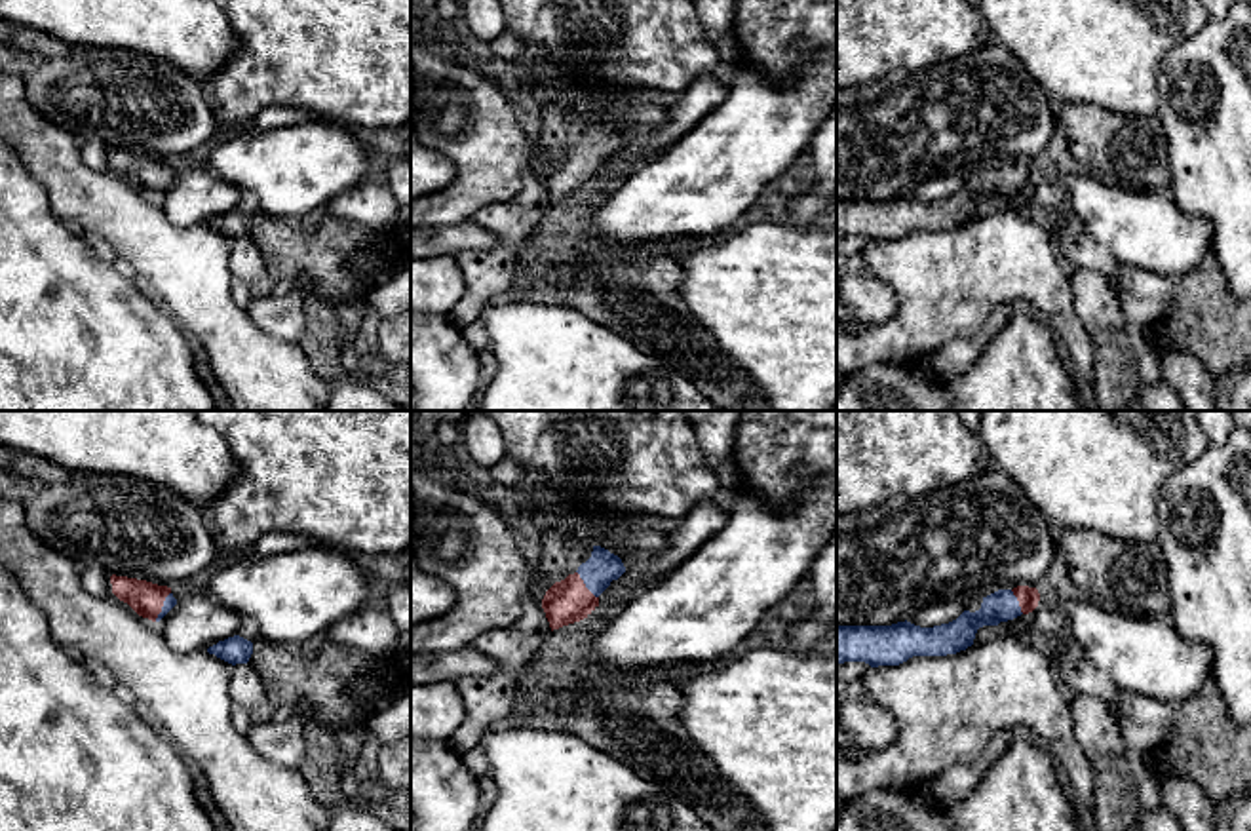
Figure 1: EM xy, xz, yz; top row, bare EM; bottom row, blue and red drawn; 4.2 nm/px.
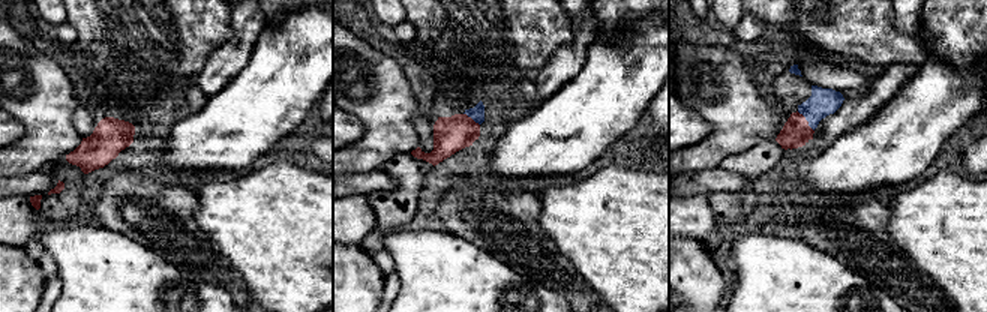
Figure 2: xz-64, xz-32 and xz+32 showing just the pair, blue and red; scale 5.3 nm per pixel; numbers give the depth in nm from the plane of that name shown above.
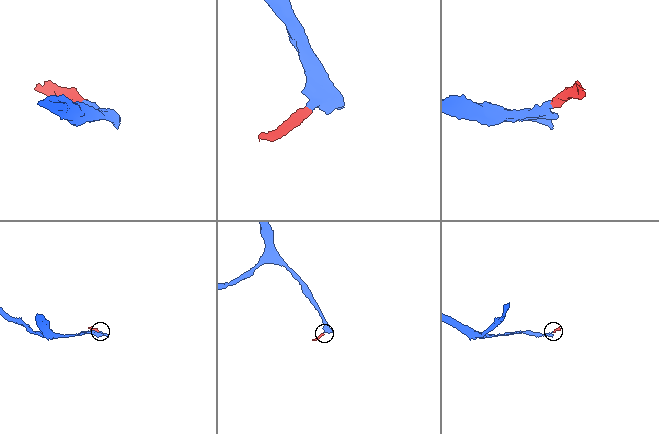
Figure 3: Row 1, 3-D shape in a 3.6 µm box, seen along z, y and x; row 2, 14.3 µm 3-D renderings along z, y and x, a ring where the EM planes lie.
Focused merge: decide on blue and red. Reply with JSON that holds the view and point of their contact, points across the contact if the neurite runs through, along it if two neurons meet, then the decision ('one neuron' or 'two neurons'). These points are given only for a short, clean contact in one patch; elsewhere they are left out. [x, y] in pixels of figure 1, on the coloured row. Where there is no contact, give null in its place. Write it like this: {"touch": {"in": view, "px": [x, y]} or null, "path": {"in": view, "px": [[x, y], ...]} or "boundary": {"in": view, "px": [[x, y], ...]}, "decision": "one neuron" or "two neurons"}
{"touch": {"in": "xy", "px": [162, 607]}, "path": {"in": "xy", "px": [[170, 601], [162, 607], [145, 598]]}, "decision": "one neuron"}

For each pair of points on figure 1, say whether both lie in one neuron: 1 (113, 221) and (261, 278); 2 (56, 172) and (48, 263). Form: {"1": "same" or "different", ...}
{"1": "different", "2": "different"}

